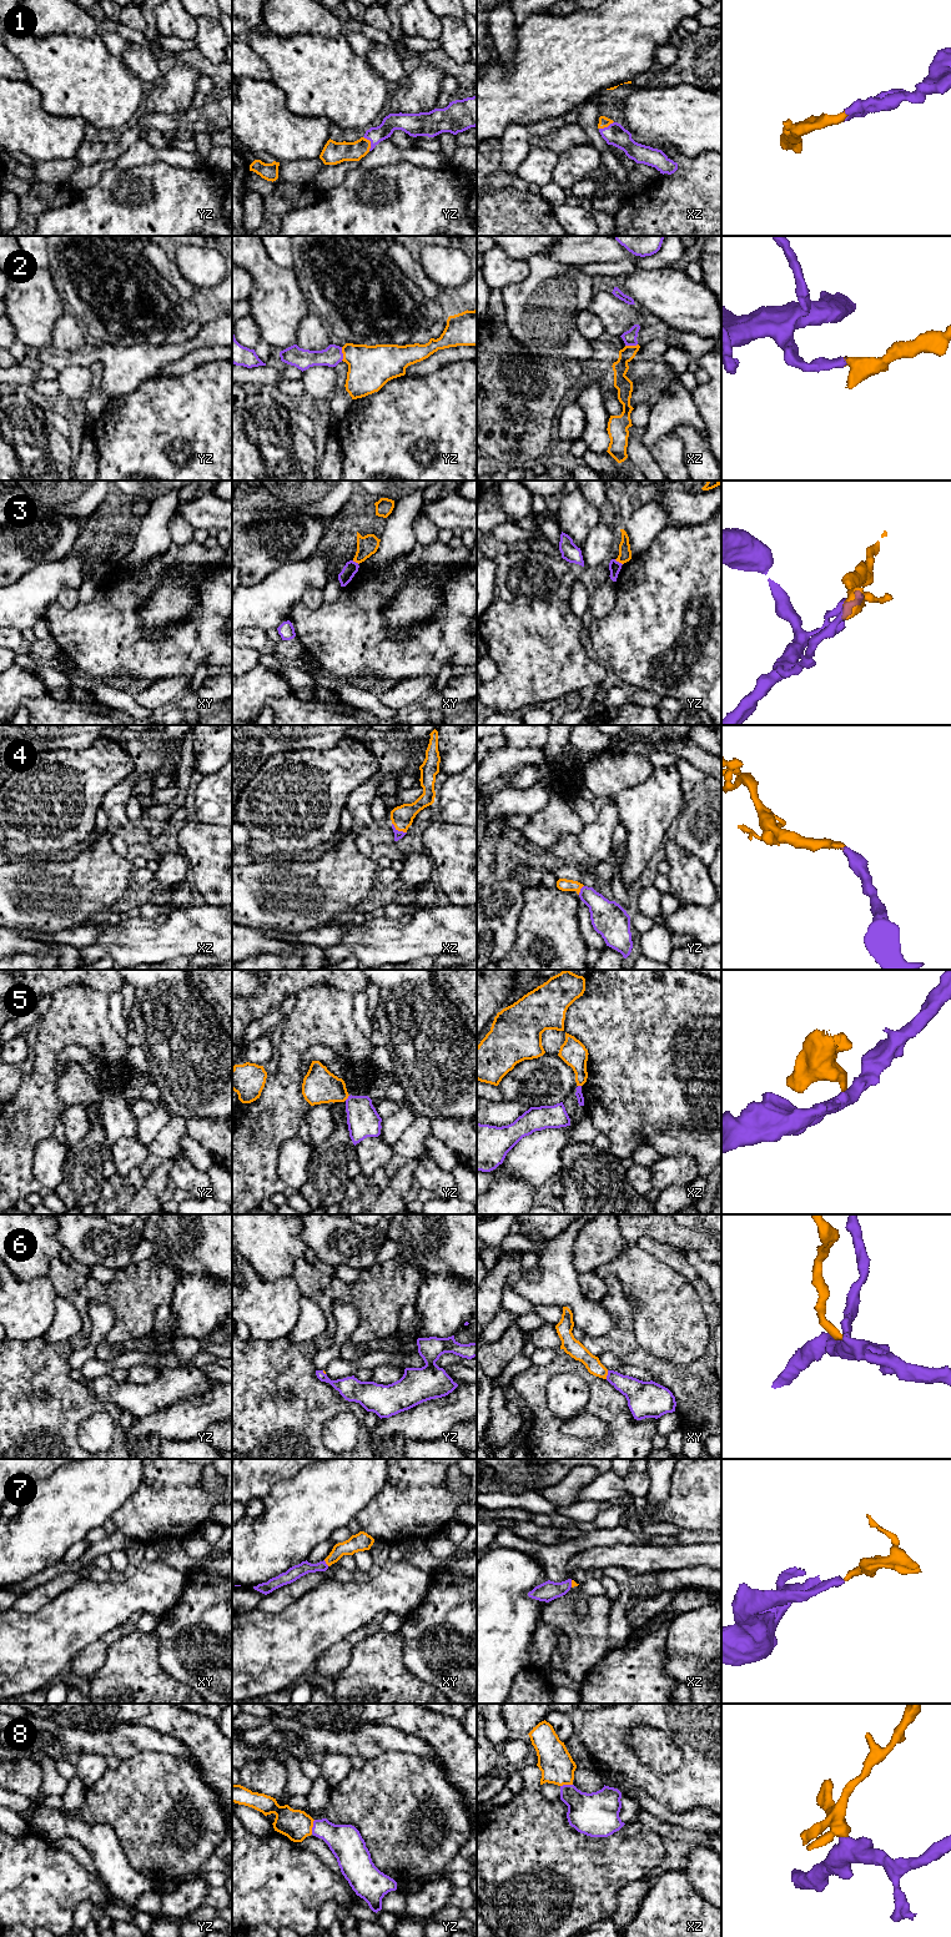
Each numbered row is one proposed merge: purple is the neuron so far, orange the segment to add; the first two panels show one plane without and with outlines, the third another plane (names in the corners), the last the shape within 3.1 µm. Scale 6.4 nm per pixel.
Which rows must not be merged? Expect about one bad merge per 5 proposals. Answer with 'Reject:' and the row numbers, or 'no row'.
Reject: 3, 5

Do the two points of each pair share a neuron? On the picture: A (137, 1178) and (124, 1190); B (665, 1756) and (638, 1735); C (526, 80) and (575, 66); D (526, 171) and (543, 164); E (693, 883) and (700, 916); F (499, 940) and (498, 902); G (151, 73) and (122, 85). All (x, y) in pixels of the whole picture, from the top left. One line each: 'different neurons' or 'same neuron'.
A: same neuron
B: same neuron
C: same neuron
D: same neuron
E: different neurons
F: same neuron
G: different neurons

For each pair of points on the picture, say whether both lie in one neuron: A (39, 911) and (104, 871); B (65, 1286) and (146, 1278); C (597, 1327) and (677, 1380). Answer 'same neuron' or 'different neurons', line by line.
A: same neuron
B: same neuron
C: different neurons

